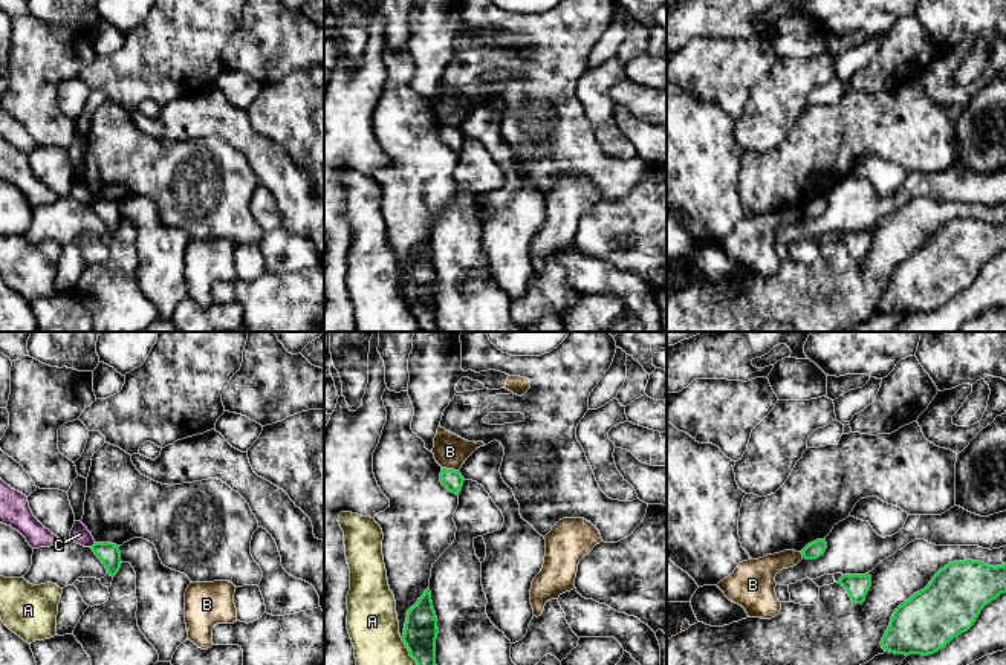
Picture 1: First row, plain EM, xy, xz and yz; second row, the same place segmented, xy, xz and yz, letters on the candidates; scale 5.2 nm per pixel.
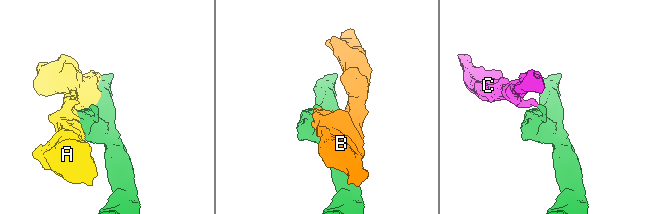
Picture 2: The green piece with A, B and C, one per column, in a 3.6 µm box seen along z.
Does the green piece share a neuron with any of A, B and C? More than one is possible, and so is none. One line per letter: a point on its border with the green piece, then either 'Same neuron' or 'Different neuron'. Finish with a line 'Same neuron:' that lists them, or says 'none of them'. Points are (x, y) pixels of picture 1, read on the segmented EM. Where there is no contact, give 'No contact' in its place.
A: Touches green at xz (408, 650). Different neuron
B: Touches green at xz (450, 470). Different neuron
C: Touches green at xy (92, 546). Different neuron
Same neuron: none of them

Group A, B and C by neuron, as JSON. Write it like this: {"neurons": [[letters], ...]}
{"neurons": [["A"], ["B"], ["C"]]}

